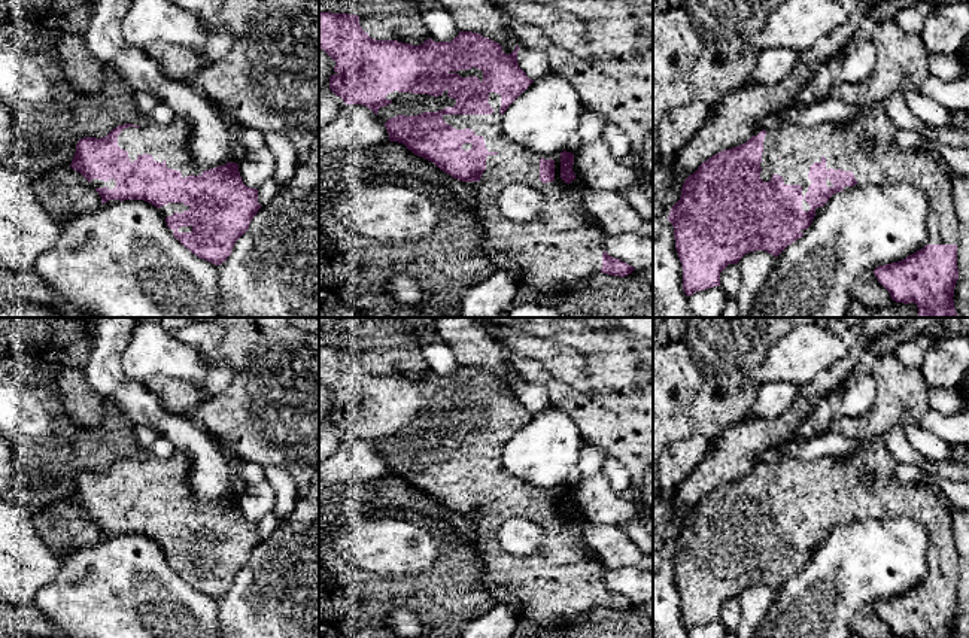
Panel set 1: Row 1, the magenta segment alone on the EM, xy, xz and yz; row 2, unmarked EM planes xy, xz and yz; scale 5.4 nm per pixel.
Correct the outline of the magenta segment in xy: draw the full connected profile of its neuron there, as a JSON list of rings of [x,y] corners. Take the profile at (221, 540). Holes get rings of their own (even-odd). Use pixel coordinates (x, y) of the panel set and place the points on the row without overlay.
[[[182,450],[167,459],[154,455],[146,461],[124,458],[106,471],[81,473],[70,501],[95,522],[101,538],[124,534],[151,537],[161,546],[180,578],[198,592],[221,599],[261,543],[258,523],[243,517],[236,496],[201,505],[189,489],[188,474],[189,458]]]

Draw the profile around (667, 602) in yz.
[[[668,553],[653,572],[653,638],[689,638],[683,623],[683,601],[675,583],[674,560]]]

